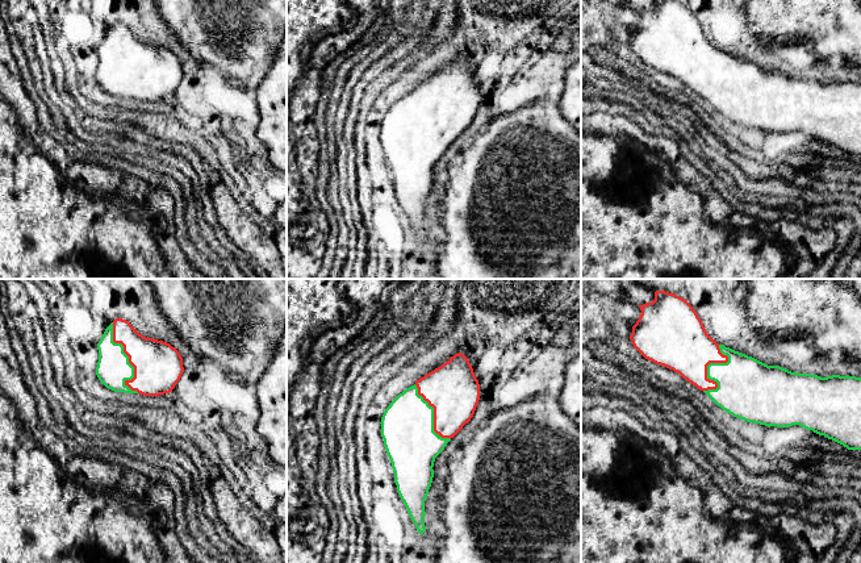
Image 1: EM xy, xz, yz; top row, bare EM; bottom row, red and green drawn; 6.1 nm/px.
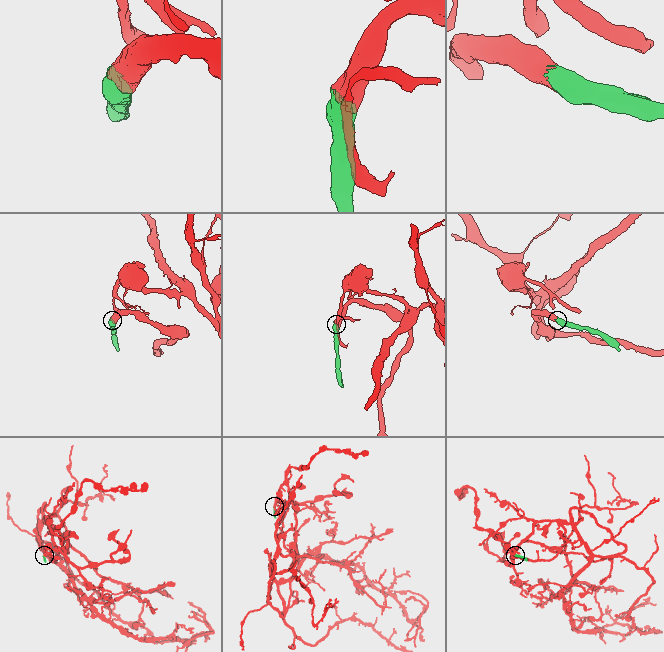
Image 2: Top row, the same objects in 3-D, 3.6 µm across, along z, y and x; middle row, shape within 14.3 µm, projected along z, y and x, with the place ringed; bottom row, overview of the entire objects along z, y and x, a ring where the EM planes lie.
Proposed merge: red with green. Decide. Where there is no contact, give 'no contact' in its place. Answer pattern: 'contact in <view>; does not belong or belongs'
contact in xy; belongs

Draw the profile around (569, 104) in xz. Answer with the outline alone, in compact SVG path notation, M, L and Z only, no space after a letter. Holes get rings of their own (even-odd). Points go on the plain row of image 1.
M581 58L567 68L563 95L557 104L561 116L581 135Z

